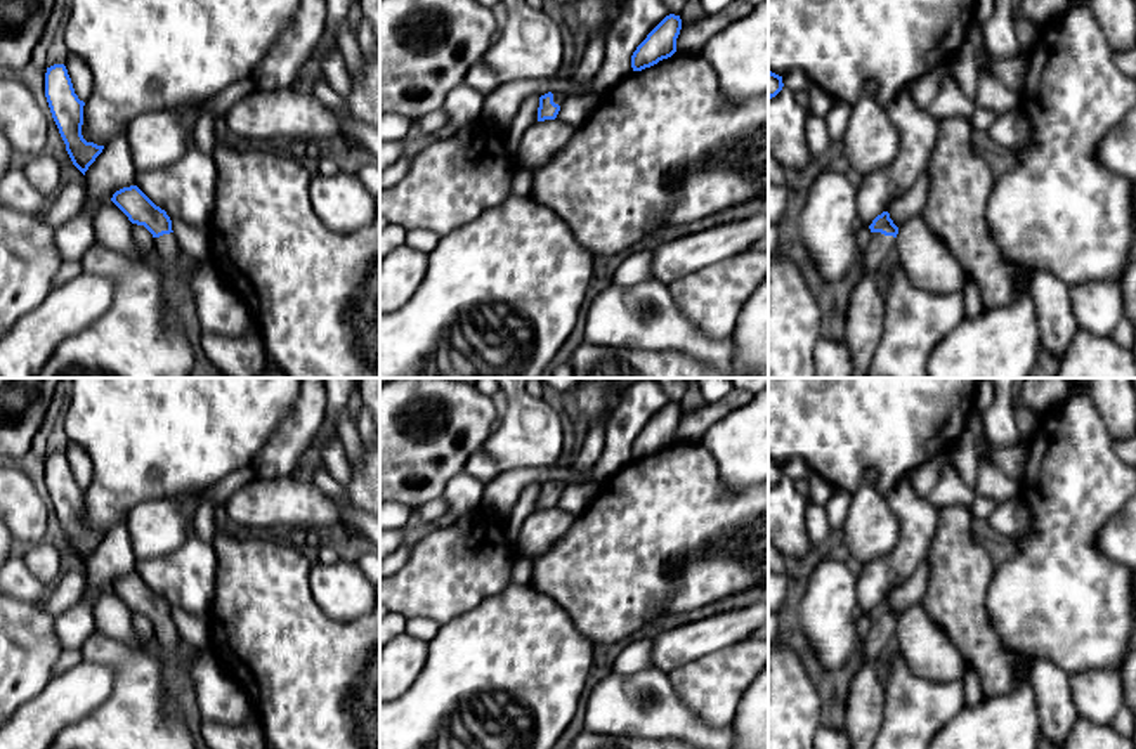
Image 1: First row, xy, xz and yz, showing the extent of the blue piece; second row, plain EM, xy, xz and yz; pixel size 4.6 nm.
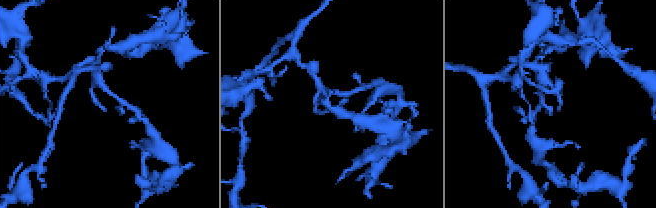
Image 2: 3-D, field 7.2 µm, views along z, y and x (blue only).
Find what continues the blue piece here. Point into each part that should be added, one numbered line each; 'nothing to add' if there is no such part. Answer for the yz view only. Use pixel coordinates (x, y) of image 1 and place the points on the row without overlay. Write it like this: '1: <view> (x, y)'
1: yz (864, 709)

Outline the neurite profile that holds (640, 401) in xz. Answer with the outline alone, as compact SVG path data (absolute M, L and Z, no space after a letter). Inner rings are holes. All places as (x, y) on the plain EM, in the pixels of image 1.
M638 378L623 388L604 428L602 456L590 472L593 482L604 484L633 461L633 440L666 404L669 399L654 378Z

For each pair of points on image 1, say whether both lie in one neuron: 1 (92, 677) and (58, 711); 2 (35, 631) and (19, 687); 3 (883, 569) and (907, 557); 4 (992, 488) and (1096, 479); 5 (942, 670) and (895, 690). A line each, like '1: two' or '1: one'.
1: one
2: one
3: one
4: two
5: two

